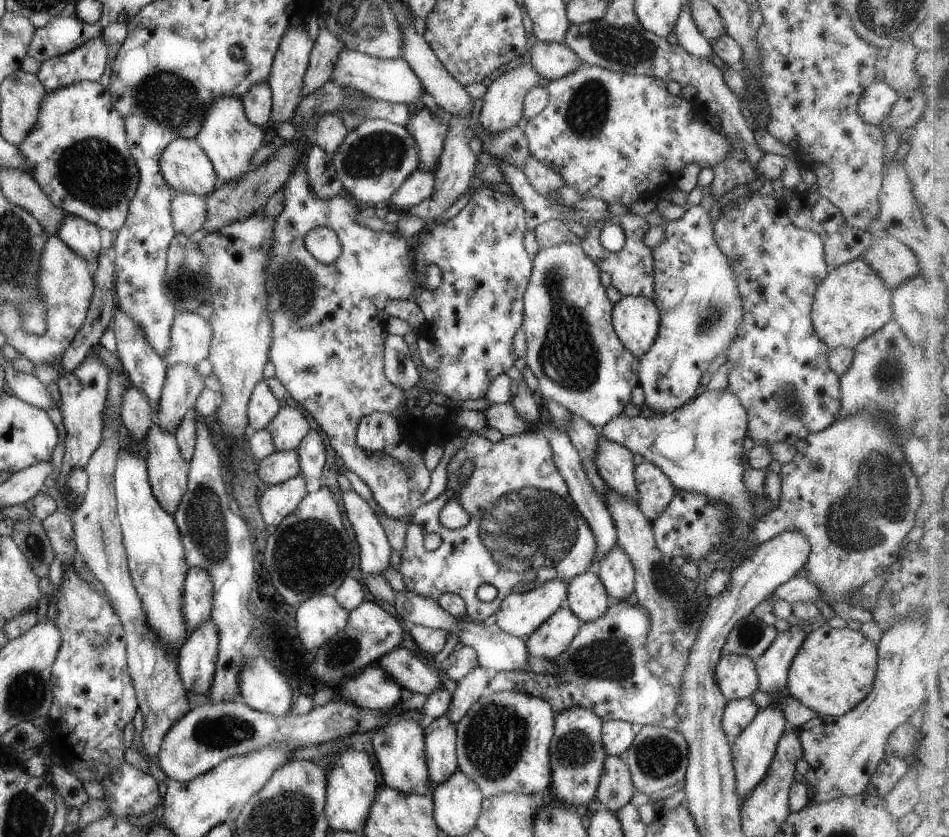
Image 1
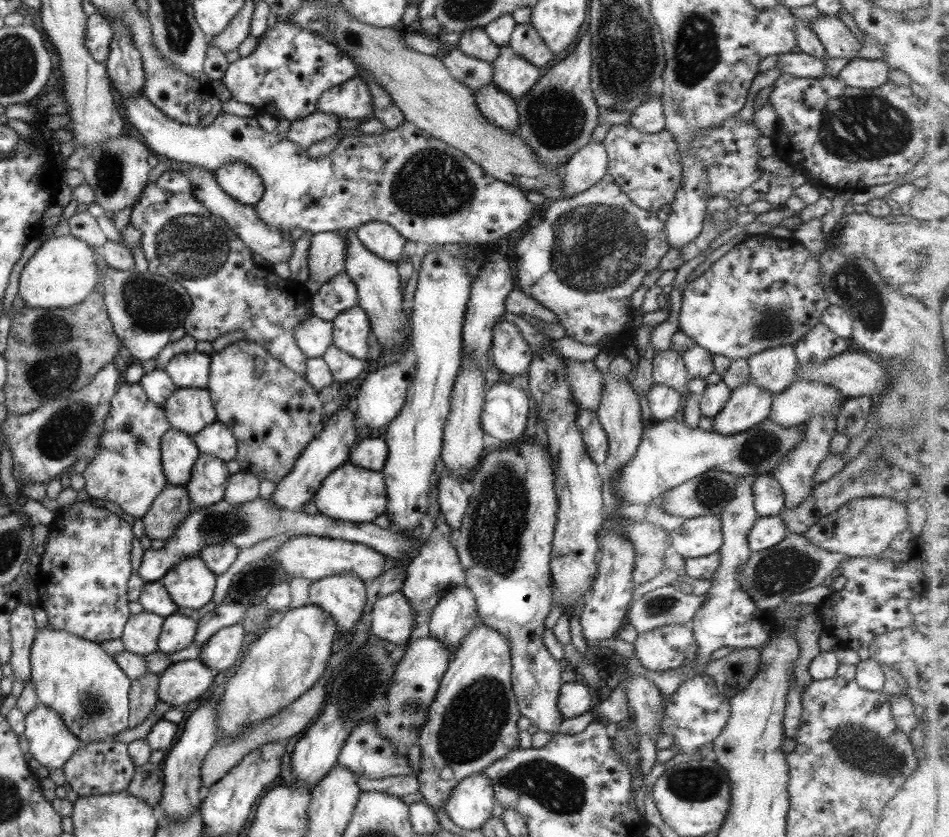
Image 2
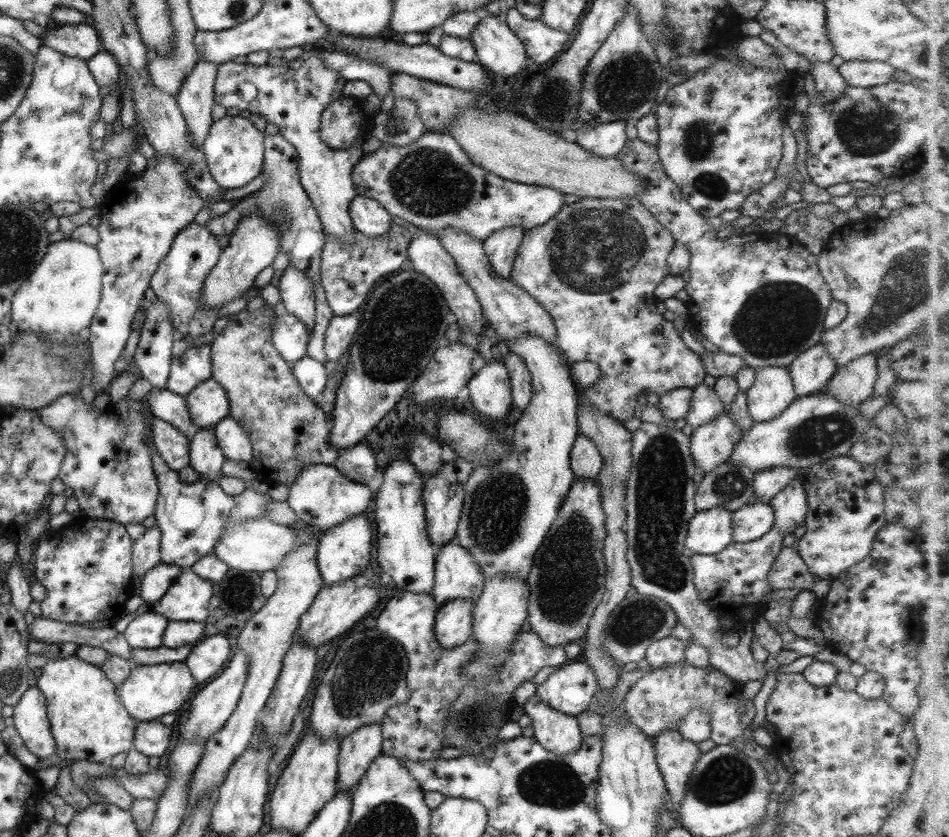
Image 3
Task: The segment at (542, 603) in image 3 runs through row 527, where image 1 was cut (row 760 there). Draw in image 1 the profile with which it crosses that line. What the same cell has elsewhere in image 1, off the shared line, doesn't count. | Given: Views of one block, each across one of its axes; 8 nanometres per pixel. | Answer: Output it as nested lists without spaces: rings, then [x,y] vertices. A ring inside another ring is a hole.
[[[572,707],[556,715],[553,737],[549,744],[549,791],[567,806],[576,807],[594,798],[607,756],[601,743],[601,726],[602,721],[593,712],[582,707]]]

